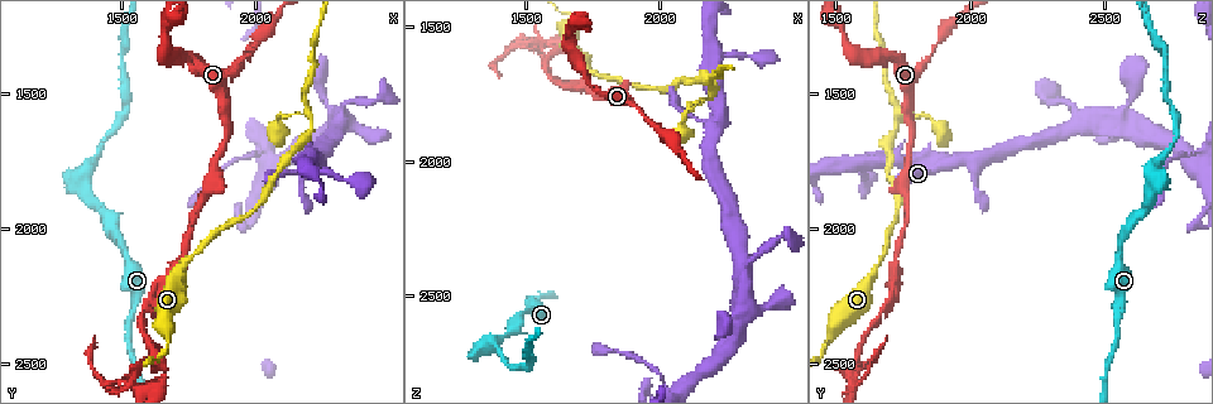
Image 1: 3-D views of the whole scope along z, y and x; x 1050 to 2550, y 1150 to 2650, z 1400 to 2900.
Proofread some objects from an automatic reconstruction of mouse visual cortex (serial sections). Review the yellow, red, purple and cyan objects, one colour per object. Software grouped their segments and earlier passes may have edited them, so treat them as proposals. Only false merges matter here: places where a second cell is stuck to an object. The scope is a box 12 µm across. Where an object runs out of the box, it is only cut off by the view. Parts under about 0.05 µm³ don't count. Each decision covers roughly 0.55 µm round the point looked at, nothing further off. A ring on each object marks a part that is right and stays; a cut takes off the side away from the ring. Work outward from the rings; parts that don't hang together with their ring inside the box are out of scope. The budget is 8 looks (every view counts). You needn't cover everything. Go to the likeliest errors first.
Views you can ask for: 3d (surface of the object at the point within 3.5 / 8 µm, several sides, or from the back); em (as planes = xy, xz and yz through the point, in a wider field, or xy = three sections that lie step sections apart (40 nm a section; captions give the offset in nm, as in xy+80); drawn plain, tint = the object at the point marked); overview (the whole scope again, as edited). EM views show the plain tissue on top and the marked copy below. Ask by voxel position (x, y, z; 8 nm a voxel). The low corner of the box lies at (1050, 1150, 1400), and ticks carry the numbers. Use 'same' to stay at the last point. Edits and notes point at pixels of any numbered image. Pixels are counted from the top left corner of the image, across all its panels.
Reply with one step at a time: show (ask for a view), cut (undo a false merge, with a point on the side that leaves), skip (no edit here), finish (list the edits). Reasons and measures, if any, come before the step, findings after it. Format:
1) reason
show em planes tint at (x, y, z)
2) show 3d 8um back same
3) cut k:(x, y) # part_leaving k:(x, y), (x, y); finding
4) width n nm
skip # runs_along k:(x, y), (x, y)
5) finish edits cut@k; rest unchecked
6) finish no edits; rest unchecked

thin neck
show 3d 3.5um at (1530, 2560, 1560)

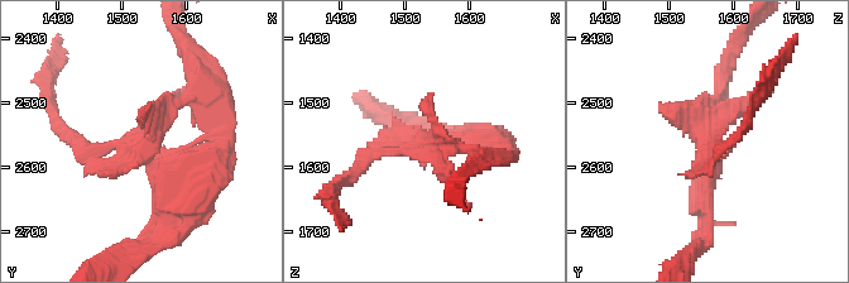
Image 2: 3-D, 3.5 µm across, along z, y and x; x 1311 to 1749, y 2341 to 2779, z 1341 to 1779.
shape alone is not enough
show em planes tint at (1535, 2560, 1550)

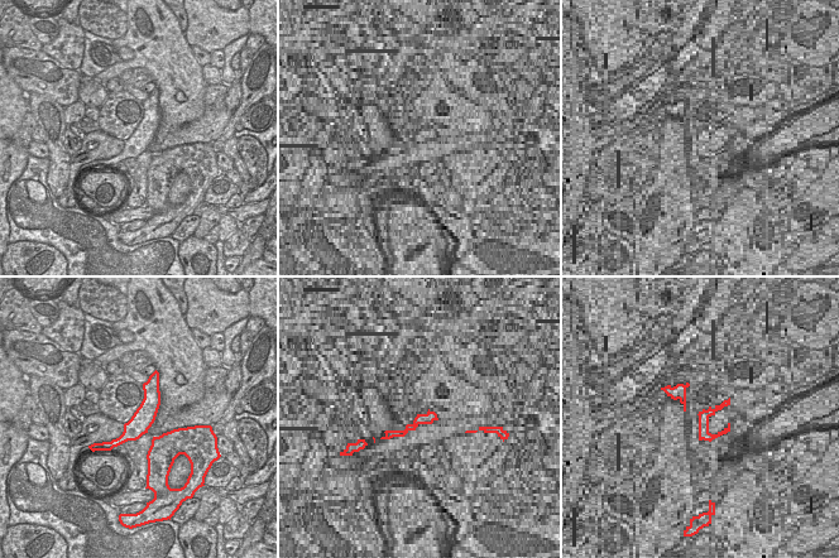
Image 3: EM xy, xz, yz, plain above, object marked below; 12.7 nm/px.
skip # runs_along 2:(197, 85), (143, 143), (85, 147), (73, 135); all the same cell

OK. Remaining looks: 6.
thin neck
show 3d 3.5um at (2020, 1720, 2820)

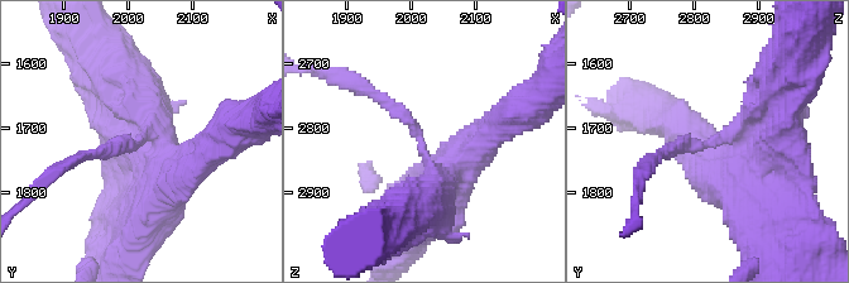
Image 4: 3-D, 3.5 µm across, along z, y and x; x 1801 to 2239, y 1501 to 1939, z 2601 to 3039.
arm_widths 150, 350 nm
show em xy step 2 tint at (2010, 1730, 2810)

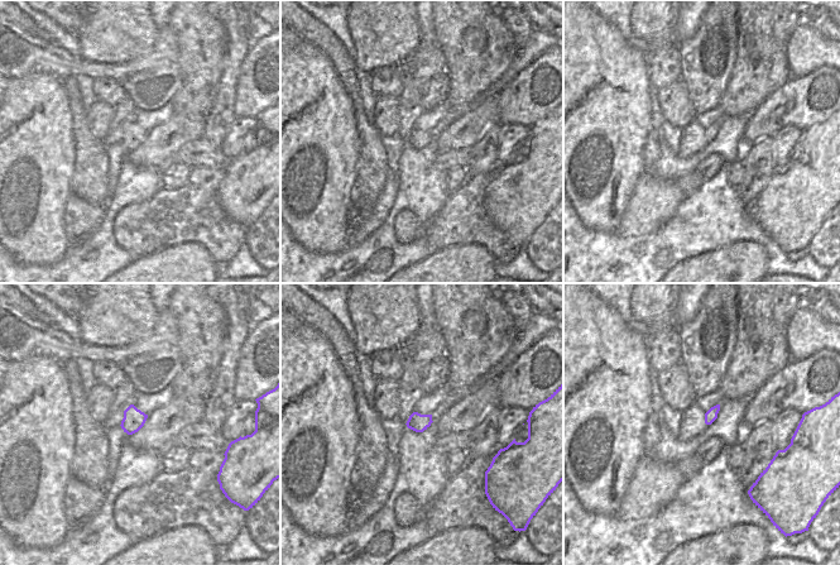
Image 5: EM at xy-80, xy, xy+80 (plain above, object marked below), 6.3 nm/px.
width 120 nm
skip # runs_along 4:(450, 174), (431, 168), (412, 123), (358, 85); one cell here

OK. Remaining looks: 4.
thin neck
show 3d 3.5um back at (2200, 1600, 1730)

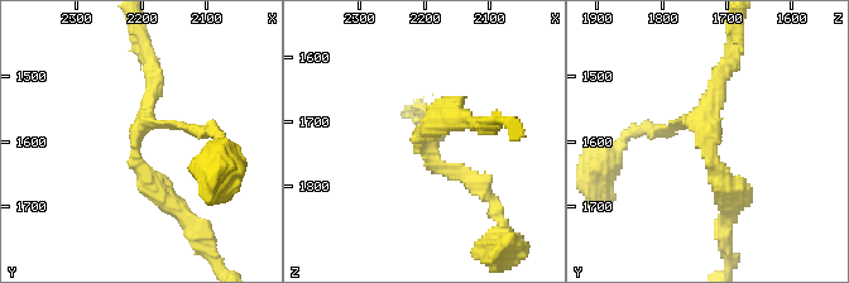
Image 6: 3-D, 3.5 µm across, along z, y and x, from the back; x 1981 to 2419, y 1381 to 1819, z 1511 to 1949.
arms 3; arm_widths 150, 200, 300 nm; shape alone is not enough
show em xy step 2 tint at (2210, 1595, 1730)

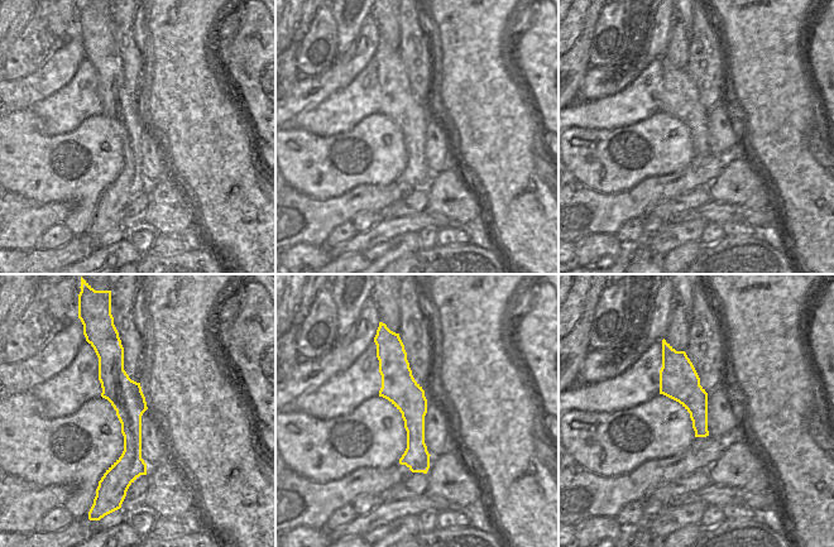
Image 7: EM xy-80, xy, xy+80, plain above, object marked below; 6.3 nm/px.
skip # runs_along 7:(111, 336), (111, 375), (130, 416), (120, 497); all the same cell

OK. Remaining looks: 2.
thin neck
show 3d 8um at (1660, 1250, 1510)

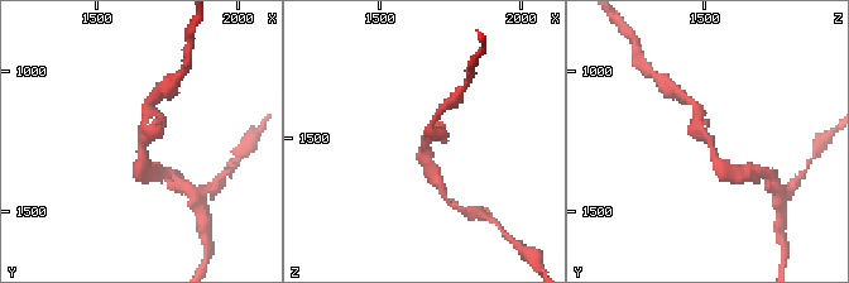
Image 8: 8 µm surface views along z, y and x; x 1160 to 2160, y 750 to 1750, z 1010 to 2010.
arms 3; arm_widths 200, 250, 400 nm; now the EM
show em planes tint at (1680, 1260, 1520)

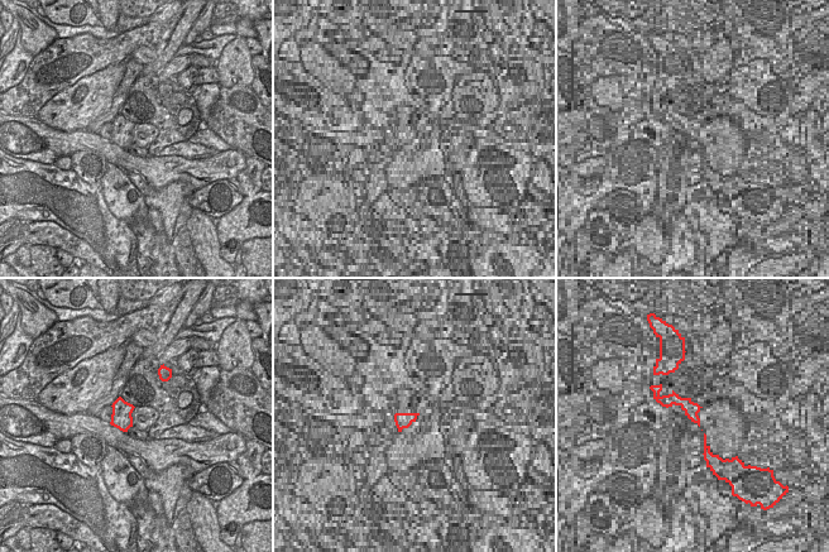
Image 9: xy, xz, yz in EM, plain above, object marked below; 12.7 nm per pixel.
width 260 nm
skip # runs_along 8:(728, 171), (695, 129), (705, 121); continuous, no second cell

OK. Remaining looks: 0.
finish no edits; rest unchecked

